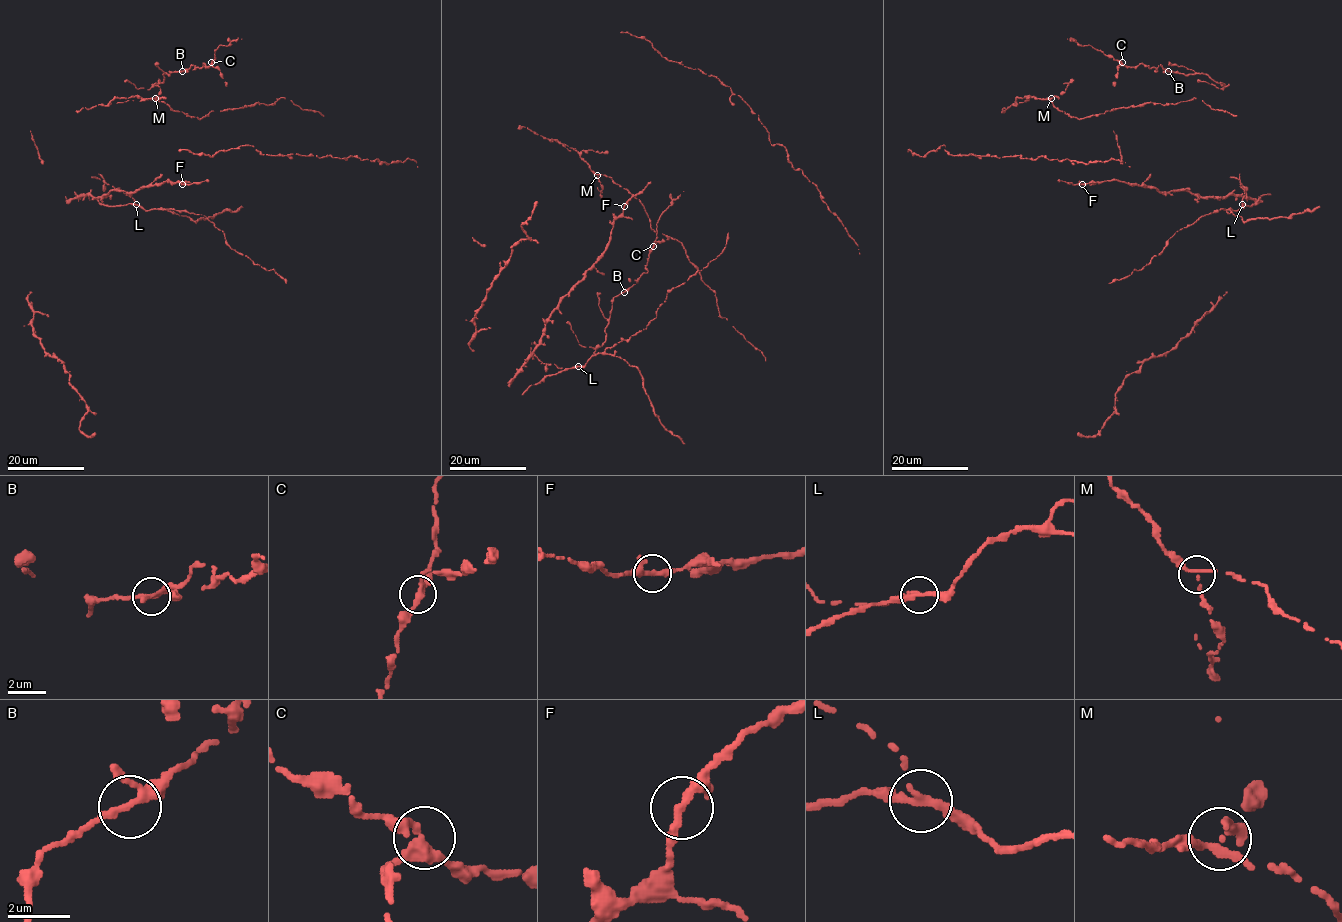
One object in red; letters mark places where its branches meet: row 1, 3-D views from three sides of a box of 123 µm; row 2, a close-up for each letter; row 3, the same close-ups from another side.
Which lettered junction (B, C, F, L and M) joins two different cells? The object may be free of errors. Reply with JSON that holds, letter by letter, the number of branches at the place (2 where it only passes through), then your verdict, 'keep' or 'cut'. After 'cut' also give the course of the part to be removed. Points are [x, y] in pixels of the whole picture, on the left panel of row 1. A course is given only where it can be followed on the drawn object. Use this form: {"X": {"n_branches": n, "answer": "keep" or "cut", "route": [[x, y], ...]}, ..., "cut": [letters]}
{"B": {"n_branches": 3, "answer": "keep"}, "C": {"n_branches": 3, "answer": "keep"}, "F": {"n_branches": 3, "answer": "keep"}, "L": {"n_branches": 3, "answer": "cut", "route": [[136, 204], [134, 199], [103, 178], [91, 176]]}, "M": {"n_branches": 3, "answer": "keep"}, "cut": ["L"]}

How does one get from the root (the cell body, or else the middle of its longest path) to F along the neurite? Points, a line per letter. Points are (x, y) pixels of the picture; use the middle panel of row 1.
F: (573, 287), (605, 250), (613, 223), (624, 206)

